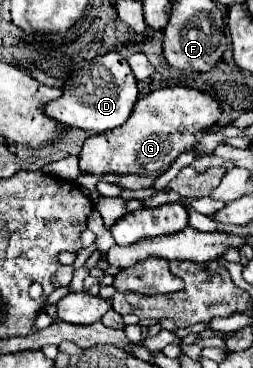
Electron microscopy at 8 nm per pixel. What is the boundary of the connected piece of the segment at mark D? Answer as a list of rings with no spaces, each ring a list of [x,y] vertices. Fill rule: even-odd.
[[[104,53],[94,57],[88,65],[80,63],[72,73],[70,83],[62,87],[62,97],[46,103],[42,111],[50,119],[66,127],[78,127],[90,133],[104,133],[120,127],[130,117],[136,99],[136,77],[132,75],[128,63],[118,53]]]

